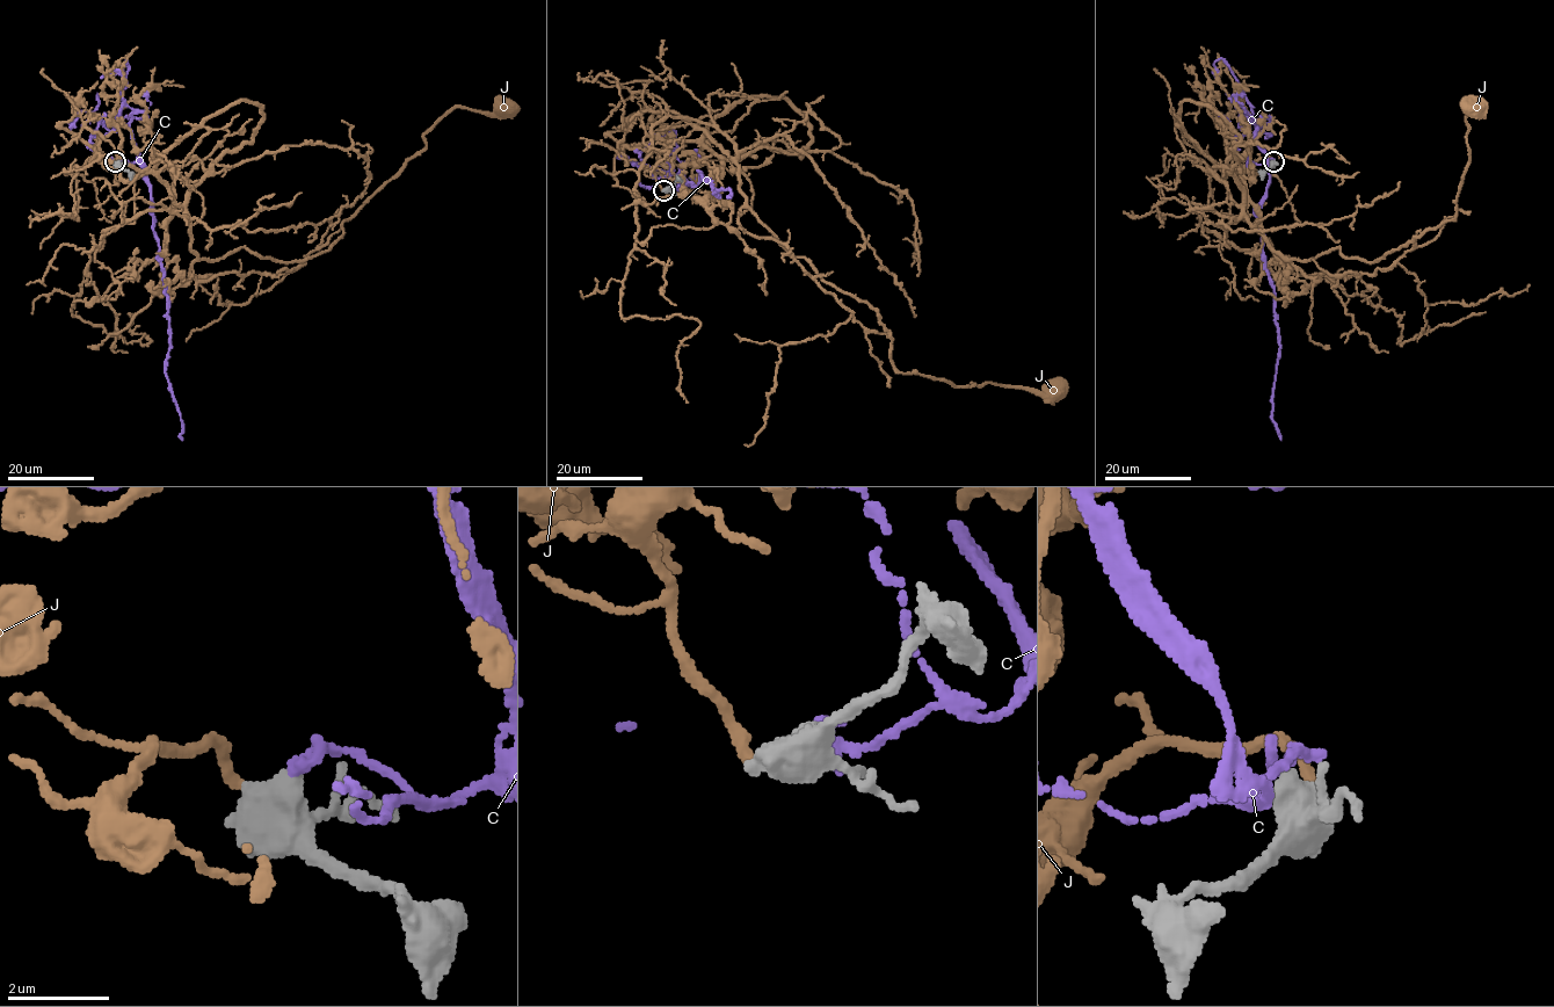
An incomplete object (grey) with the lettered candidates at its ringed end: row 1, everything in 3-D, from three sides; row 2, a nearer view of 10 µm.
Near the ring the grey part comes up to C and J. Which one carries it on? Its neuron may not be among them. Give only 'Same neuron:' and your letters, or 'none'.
Same neuron: J

